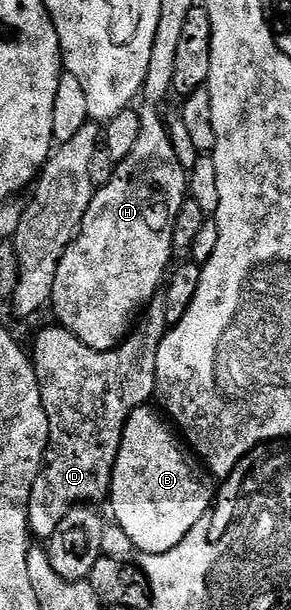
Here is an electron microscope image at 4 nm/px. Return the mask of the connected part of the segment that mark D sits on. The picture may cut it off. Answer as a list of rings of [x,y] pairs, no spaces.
[[[61,324],[53,325],[39,332],[32,349],[50,429],[46,461],[32,488],[29,504],[30,532],[35,539],[42,538],[38,540],[49,540],[56,532],[56,524],[74,506],[109,495],[110,477],[128,416],[155,397],[156,384],[156,362],[150,362],[150,370],[138,370],[138,366],[122,362],[122,354],[130,350],[128,340],[119,342],[113,350],[93,350]]]

